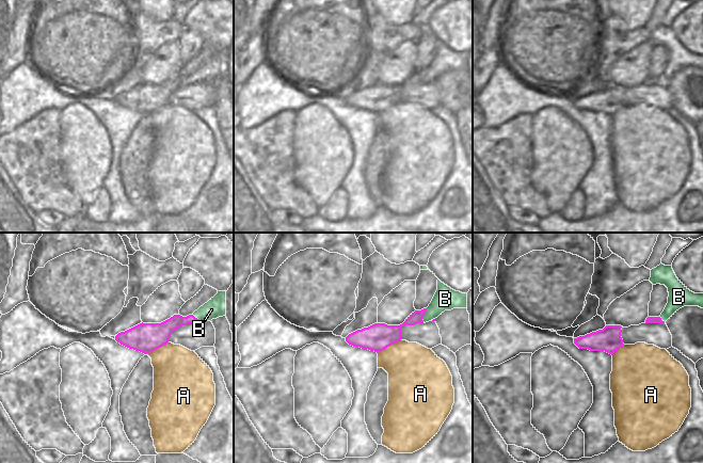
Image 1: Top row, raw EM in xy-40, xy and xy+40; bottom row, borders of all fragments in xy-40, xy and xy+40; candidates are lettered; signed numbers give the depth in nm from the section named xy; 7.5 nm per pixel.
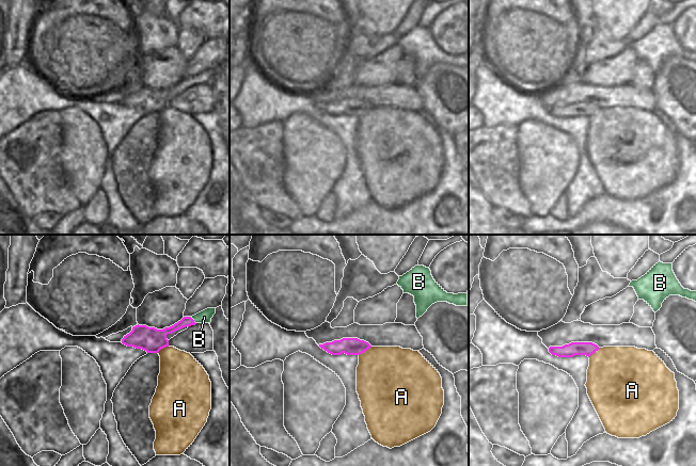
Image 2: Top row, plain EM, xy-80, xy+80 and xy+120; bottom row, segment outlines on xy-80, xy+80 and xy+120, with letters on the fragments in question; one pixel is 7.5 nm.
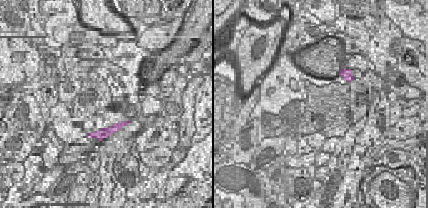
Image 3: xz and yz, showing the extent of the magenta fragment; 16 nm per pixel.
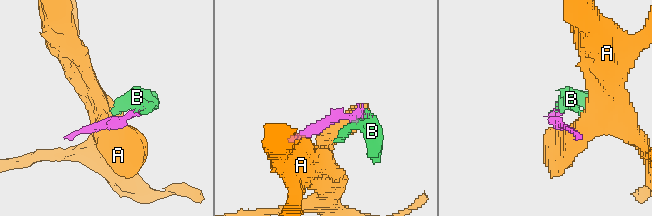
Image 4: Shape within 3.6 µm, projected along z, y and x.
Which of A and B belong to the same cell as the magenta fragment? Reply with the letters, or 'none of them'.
none of them

